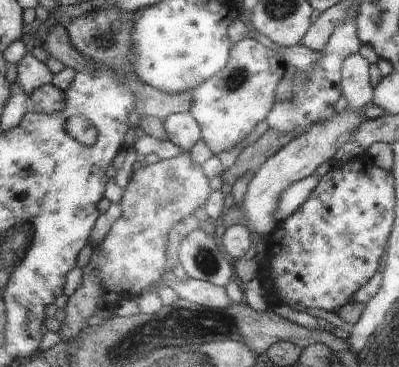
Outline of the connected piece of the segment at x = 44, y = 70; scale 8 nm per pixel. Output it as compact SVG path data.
M31 52L18 65L17 84L33 95L38 88L52 84L54 73L48 63L41 62Z

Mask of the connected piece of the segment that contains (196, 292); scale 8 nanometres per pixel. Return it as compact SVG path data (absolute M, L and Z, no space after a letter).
M174 270L166 272L165 278L180 299L210 308L230 308L234 303L228 296L226 287L213 282L192 277L182 280Z

